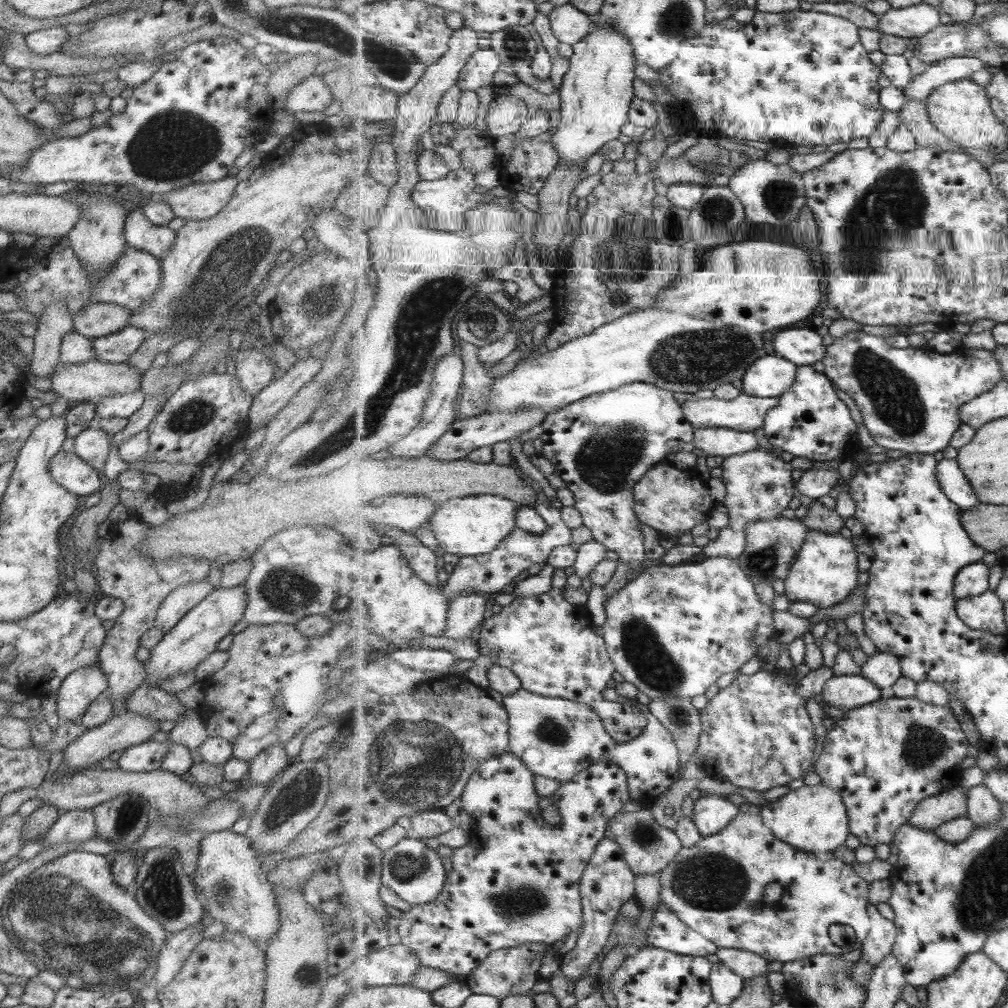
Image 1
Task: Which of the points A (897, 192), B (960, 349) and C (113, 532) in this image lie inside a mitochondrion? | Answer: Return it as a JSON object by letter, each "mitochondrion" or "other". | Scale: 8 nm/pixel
{"A":"mitochondrion","B":"other","C":"other"}

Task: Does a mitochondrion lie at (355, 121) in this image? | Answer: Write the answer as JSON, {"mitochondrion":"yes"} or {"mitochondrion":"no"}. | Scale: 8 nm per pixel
{"mitochondrion":"no"}

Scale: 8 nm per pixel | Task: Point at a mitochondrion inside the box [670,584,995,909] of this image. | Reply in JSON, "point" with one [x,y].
{"point":[923,746]}

